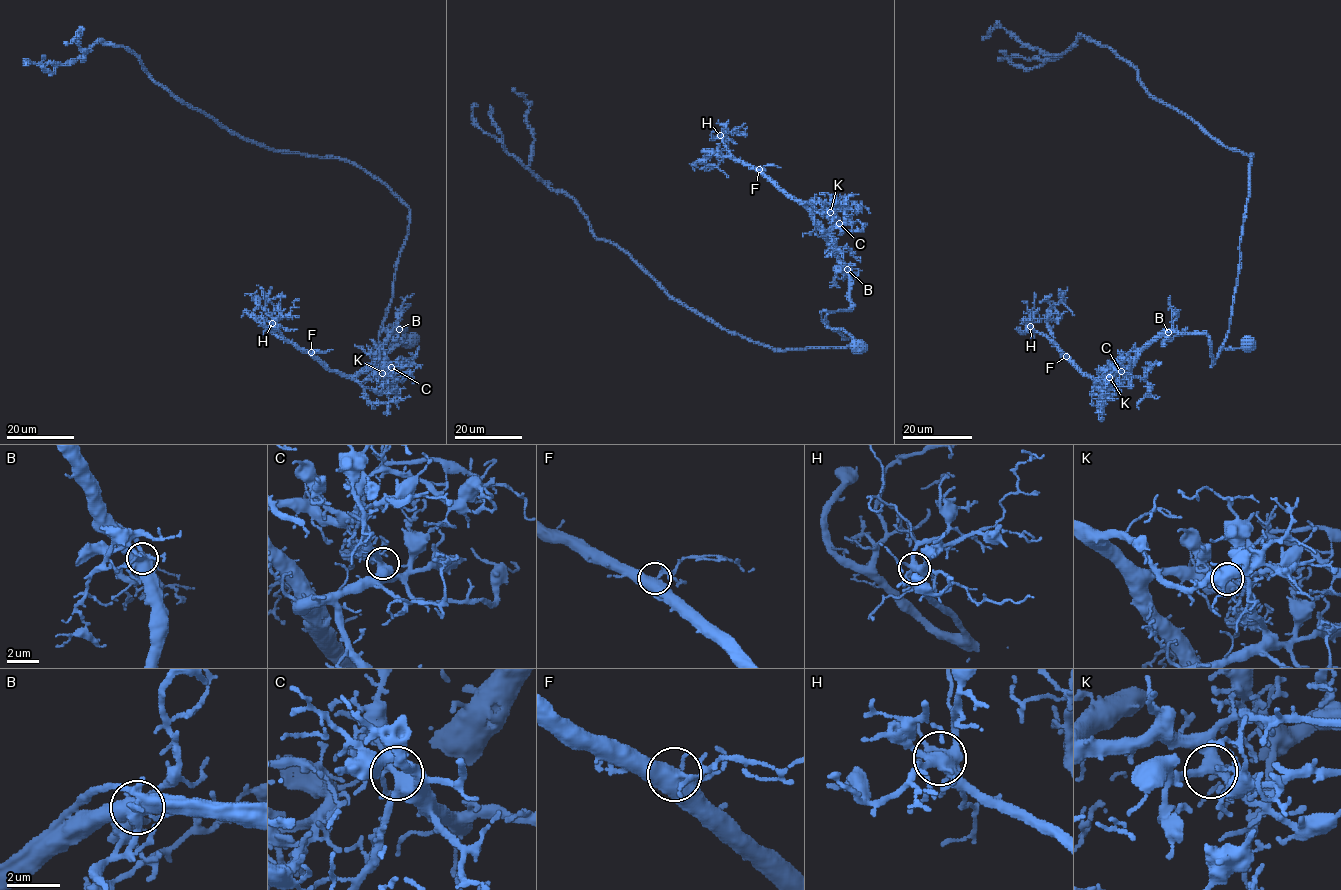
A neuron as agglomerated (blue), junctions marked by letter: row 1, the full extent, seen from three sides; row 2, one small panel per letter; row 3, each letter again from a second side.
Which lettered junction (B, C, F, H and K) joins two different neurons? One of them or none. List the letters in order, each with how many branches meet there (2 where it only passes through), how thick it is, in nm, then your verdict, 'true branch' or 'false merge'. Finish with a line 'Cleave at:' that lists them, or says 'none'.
B: branches 7; calibre 550 nm; false merge
C: branches 6; calibre 400 nm; true branch
F: branches 5; calibre 440 nm; true branch
H: branches 7; calibre 440 nm; true branch
K: branches 6; calibre 360 nm; true branch
Cleave at: B

